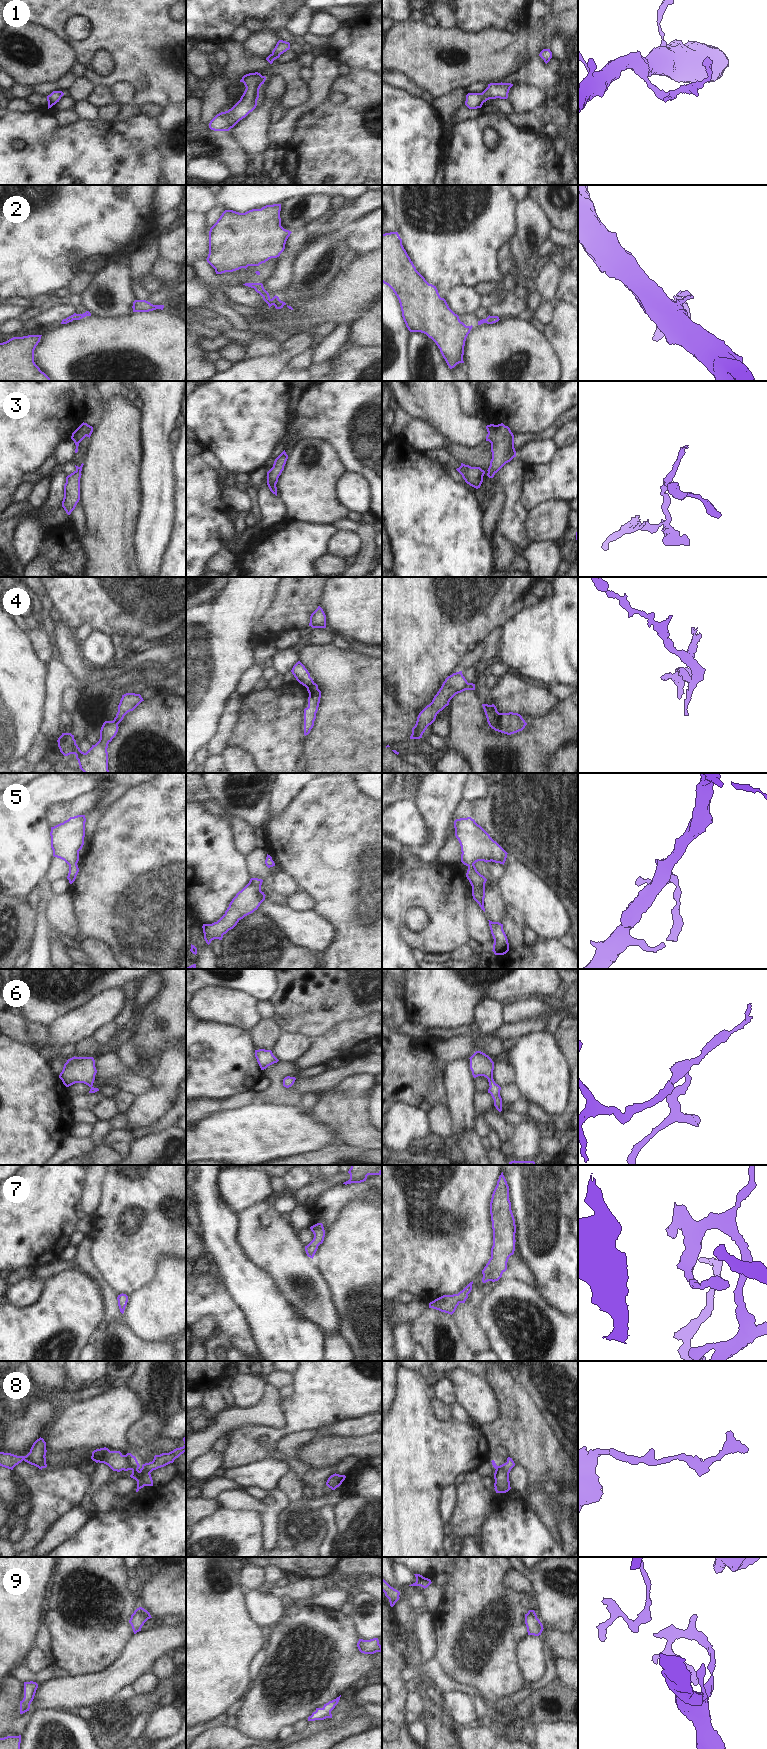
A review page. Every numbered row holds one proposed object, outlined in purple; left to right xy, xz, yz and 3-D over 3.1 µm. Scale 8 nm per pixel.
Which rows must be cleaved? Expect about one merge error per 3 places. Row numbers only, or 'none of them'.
4

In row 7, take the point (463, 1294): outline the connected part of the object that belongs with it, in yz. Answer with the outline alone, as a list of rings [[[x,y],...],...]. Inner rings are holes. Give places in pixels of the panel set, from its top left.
[[[473,1281],[470,1282],[462,1291],[458,1294],[443,1295],[434,1301],[429,1303],[429,1308],[439,1310],[448,1314],[453,1314],[460,1303],[465,1303],[468,1298],[468,1294],[472,1290]]]

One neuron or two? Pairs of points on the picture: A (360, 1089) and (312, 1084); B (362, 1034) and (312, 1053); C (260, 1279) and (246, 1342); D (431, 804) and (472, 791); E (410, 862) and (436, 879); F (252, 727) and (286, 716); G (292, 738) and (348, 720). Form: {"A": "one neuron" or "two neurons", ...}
{"A": "two neurons", "B": "one neuron", "C": "two neurons", "D": "two neurons", "E": "two neurons", "F": "one neuron", "G": "two neurons"}

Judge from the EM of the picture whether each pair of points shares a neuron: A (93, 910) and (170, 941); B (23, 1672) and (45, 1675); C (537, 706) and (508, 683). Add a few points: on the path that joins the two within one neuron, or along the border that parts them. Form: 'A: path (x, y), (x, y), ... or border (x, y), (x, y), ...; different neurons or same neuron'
A: path (112, 910), (137, 910), (151, 924); same neuron
B: path (28, 1676), (40, 1676); same neuron
C: path (530, 699), (522, 697), (515, 690); same neuron

